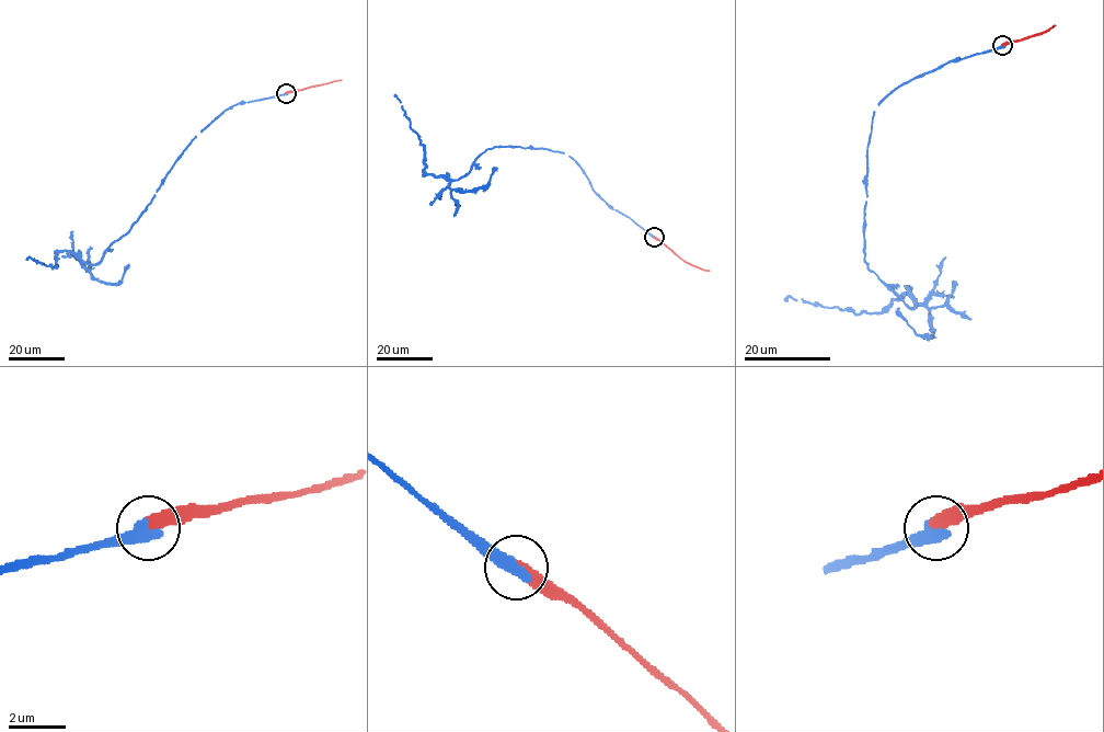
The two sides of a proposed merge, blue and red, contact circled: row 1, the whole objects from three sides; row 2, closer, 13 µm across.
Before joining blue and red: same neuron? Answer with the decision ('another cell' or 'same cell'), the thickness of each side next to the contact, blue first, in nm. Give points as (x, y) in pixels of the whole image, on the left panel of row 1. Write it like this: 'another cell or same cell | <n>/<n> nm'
another cell | 550/440 nm

